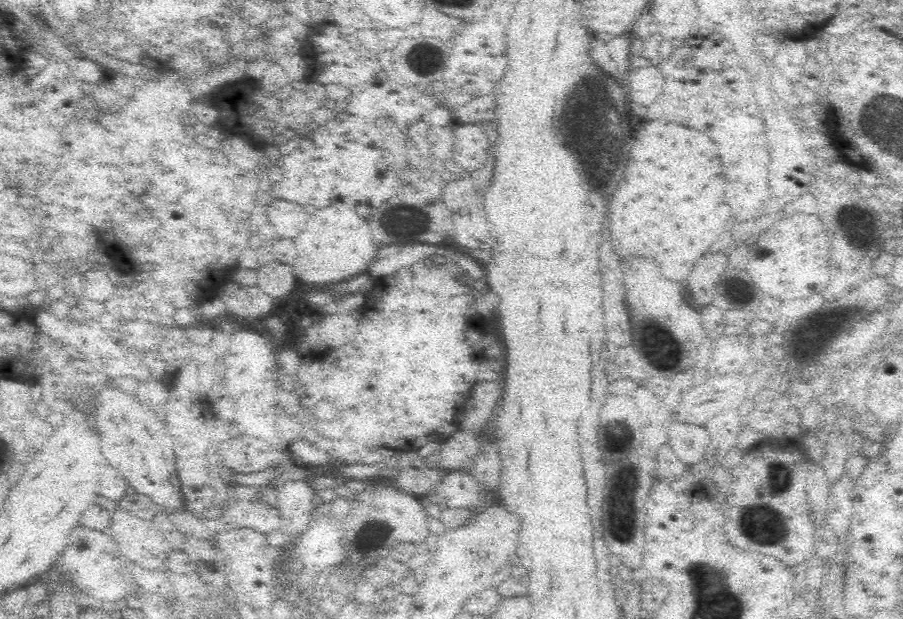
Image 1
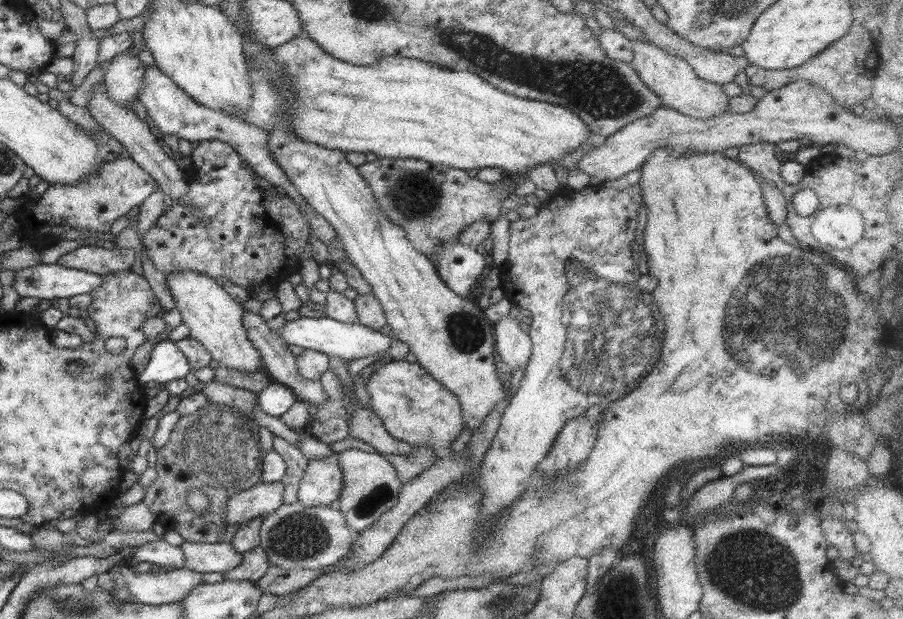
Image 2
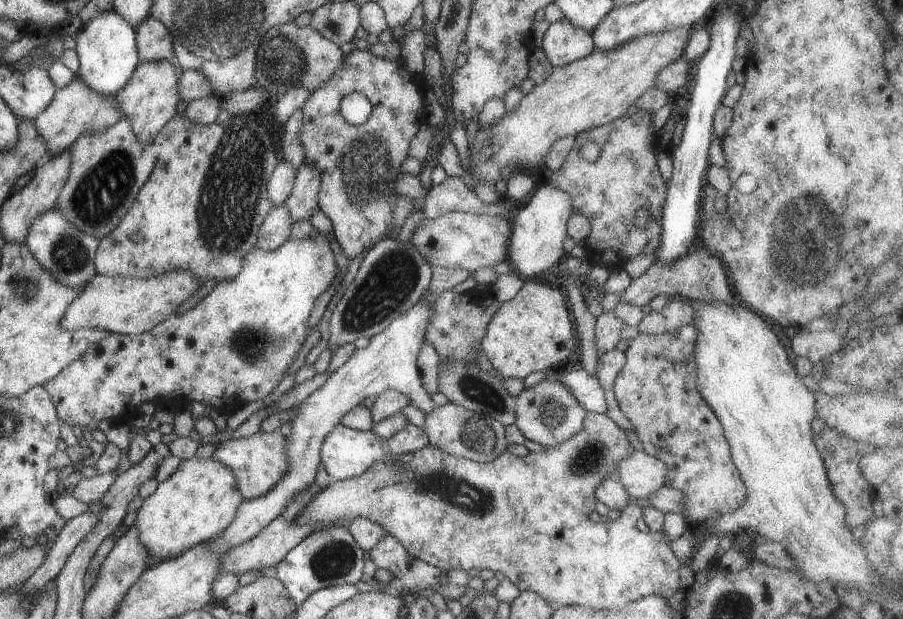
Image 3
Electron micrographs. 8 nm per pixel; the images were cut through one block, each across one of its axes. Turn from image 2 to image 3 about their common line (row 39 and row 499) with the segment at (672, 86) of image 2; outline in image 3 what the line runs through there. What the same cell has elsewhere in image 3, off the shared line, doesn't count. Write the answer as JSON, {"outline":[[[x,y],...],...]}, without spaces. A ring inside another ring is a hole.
{"outline":[[[634,451],[618,462],[616,477],[634,500],[648,498],[666,482],[665,462],[646,451]]]}

